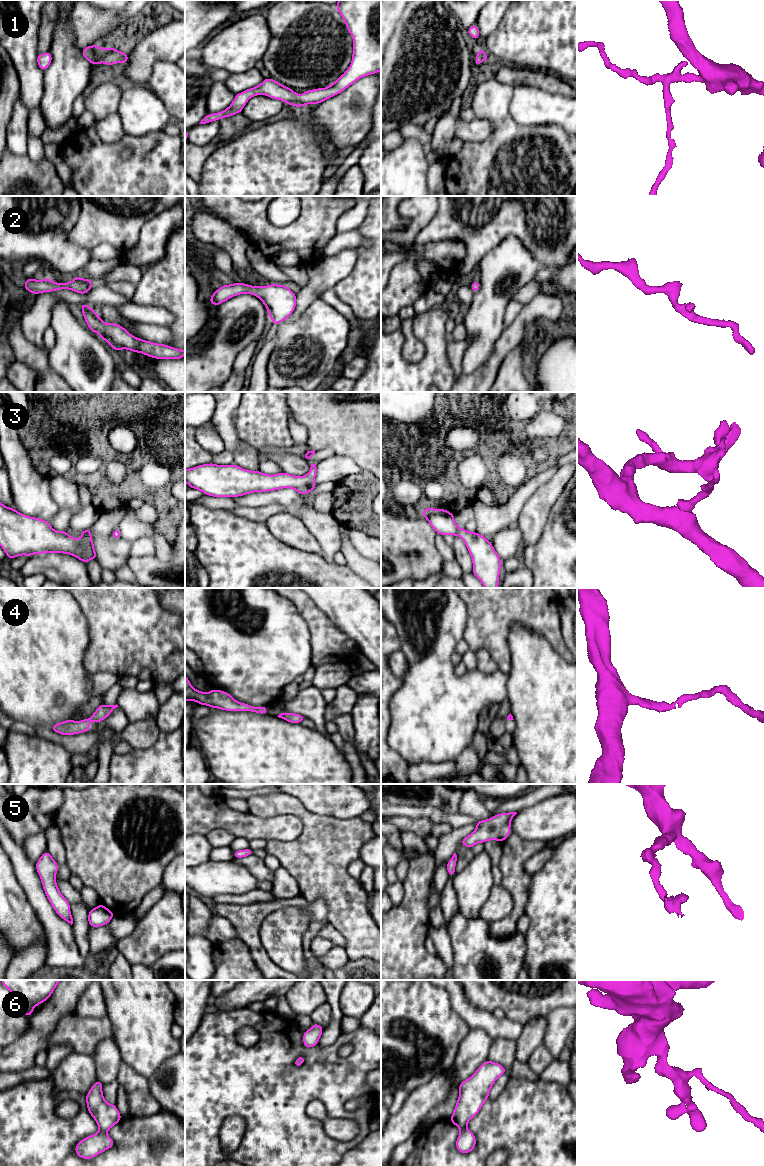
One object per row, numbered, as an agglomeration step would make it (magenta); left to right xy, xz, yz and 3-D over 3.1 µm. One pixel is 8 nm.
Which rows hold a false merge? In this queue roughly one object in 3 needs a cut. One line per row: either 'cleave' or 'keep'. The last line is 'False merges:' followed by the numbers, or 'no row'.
1: keep
2: keep
3: keep
4: keep
5: keep
6: keep
False merges: no row

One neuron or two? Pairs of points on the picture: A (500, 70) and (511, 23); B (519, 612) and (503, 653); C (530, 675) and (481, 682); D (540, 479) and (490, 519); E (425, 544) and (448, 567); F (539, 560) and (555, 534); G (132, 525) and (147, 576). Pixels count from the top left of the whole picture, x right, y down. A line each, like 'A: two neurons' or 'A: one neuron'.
A: two neurons
B: one neuron
C: two neurons
D: one neuron
E: two neurons
F: one neuron
G: two neurons

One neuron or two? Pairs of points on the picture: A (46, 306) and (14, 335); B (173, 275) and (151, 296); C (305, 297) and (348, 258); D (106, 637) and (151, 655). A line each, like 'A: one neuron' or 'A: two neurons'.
A: two neurons
B: one neuron
C: one neuron
D: one neuron

